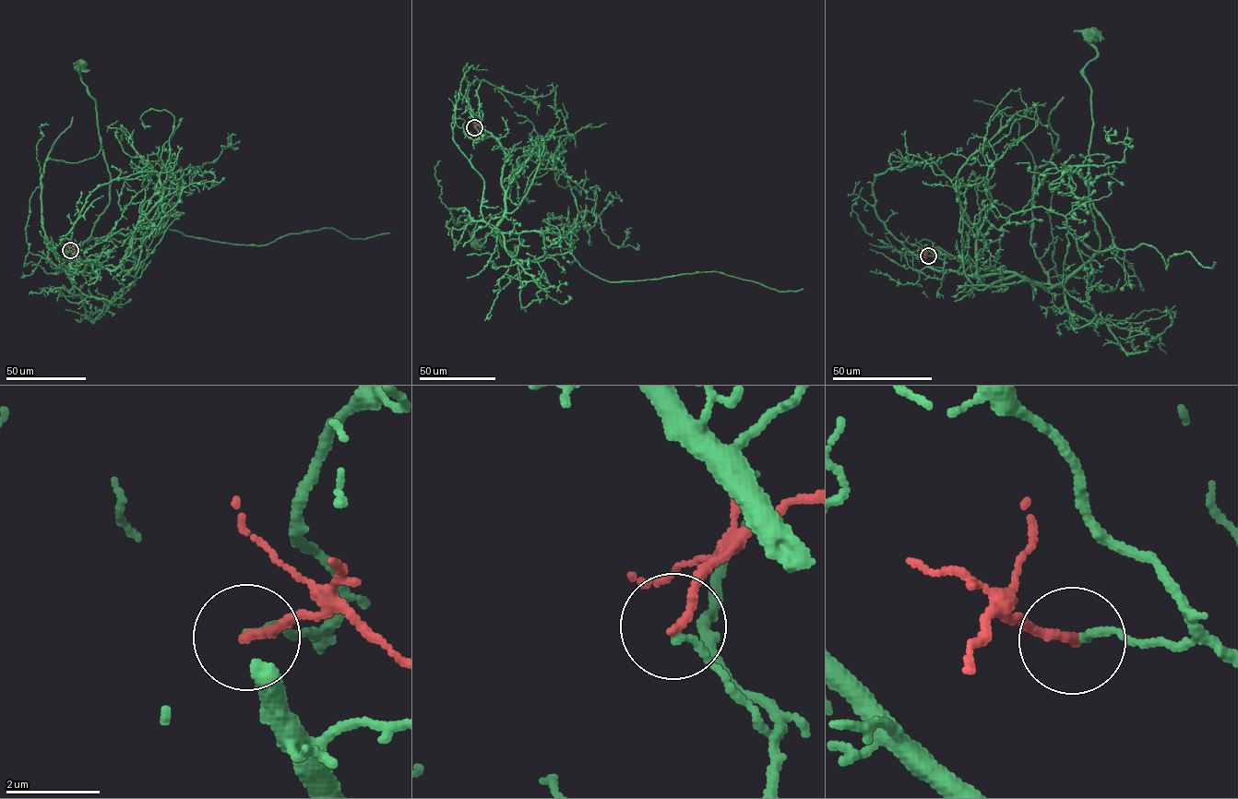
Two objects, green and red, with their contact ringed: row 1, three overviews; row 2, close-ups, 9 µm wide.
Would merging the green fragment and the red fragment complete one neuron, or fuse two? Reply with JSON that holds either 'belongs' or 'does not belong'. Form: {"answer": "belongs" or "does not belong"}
{"answer": "does not belong"}

